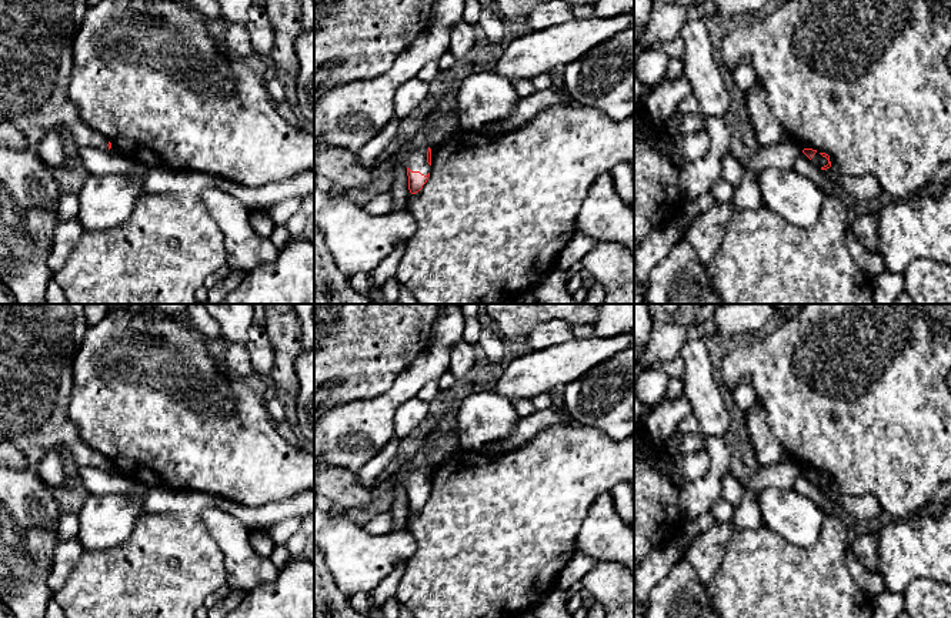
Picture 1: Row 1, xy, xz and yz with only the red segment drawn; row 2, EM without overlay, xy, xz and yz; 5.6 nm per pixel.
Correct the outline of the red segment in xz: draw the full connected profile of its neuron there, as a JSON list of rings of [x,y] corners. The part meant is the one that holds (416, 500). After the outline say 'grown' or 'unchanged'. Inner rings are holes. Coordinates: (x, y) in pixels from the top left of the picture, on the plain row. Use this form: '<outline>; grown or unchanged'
[[[433,431],[417,450],[417,452],[407,461],[404,470],[398,470],[391,481],[394,484],[403,482],[407,485],[408,510],[411,514],[418,512],[427,502],[431,490],[431,468],[427,461],[427,451],[438,437]]]; grown

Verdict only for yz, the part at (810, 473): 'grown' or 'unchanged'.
grown

